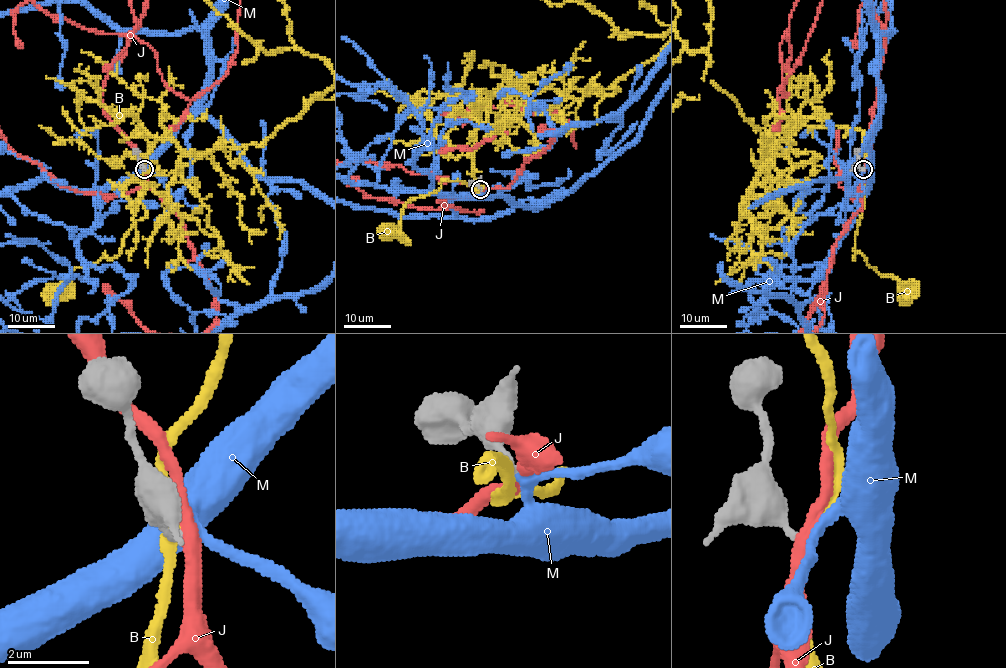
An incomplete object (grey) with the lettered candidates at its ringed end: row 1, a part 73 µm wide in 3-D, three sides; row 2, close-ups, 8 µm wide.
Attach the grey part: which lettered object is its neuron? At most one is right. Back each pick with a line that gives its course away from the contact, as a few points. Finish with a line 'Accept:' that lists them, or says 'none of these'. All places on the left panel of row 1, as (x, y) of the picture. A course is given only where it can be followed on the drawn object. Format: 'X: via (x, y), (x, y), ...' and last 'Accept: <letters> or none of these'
Accept: M

